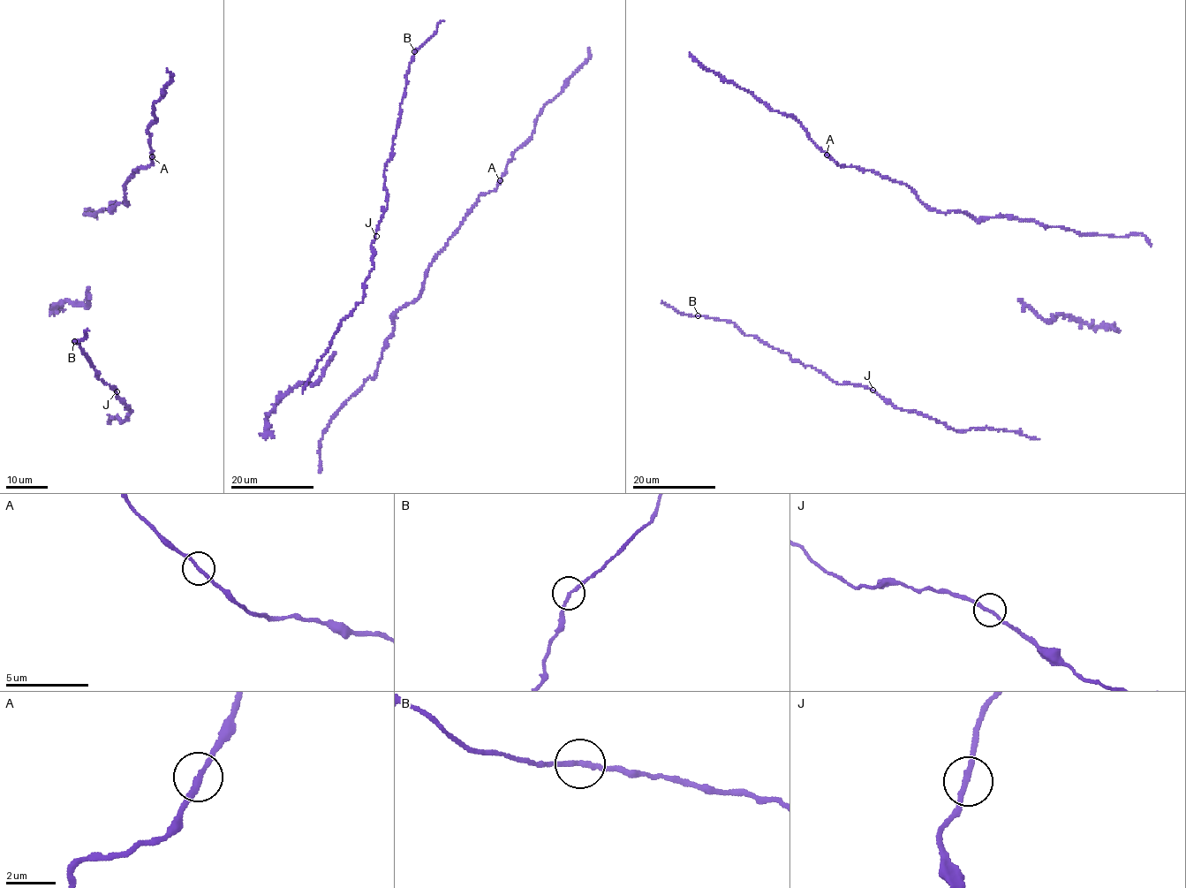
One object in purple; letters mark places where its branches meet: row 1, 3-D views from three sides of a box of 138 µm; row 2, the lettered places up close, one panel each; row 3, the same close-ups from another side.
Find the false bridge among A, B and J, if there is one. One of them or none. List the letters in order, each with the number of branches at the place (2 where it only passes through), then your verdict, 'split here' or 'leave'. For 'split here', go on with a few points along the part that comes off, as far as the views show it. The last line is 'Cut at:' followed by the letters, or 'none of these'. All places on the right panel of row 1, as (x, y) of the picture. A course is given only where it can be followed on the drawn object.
A: 2 | leave
B: 2 | leave
J: 2 | leave
Cut at: none of these

